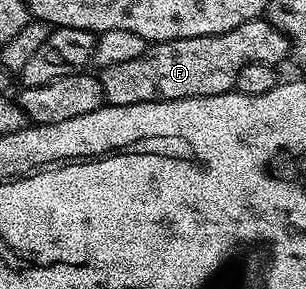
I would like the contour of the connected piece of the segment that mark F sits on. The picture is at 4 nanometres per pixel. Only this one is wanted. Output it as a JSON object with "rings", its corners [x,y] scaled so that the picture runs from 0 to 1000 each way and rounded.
{"rings":[[[856,59],[807,73],[742,114],[562,135],[542,149],[477,159],[461,197],[327,235],[324,270],[337,294],[337,336],[359,370],[529,356],[739,329],[745,315],[765,311],[768,266],[781,266],[781,239],[794,239],[794,225],[869,218],[905,232],[928,204],[941,208],[948,190],[944,131]]]}

